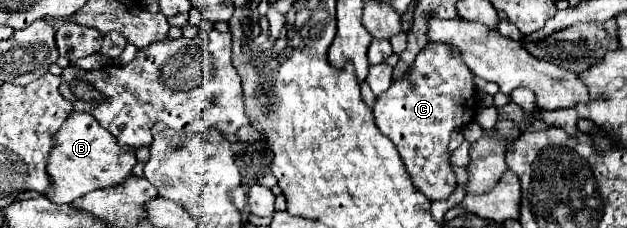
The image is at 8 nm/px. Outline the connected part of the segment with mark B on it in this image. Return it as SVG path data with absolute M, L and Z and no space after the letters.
M72 113L54 135L54 147L50 153L48 171L54 187L44 195L54 203L72 203L74 199L102 187L118 185L126 179L136 165L136 149L120 145L114 135L104 129L88 113Z

